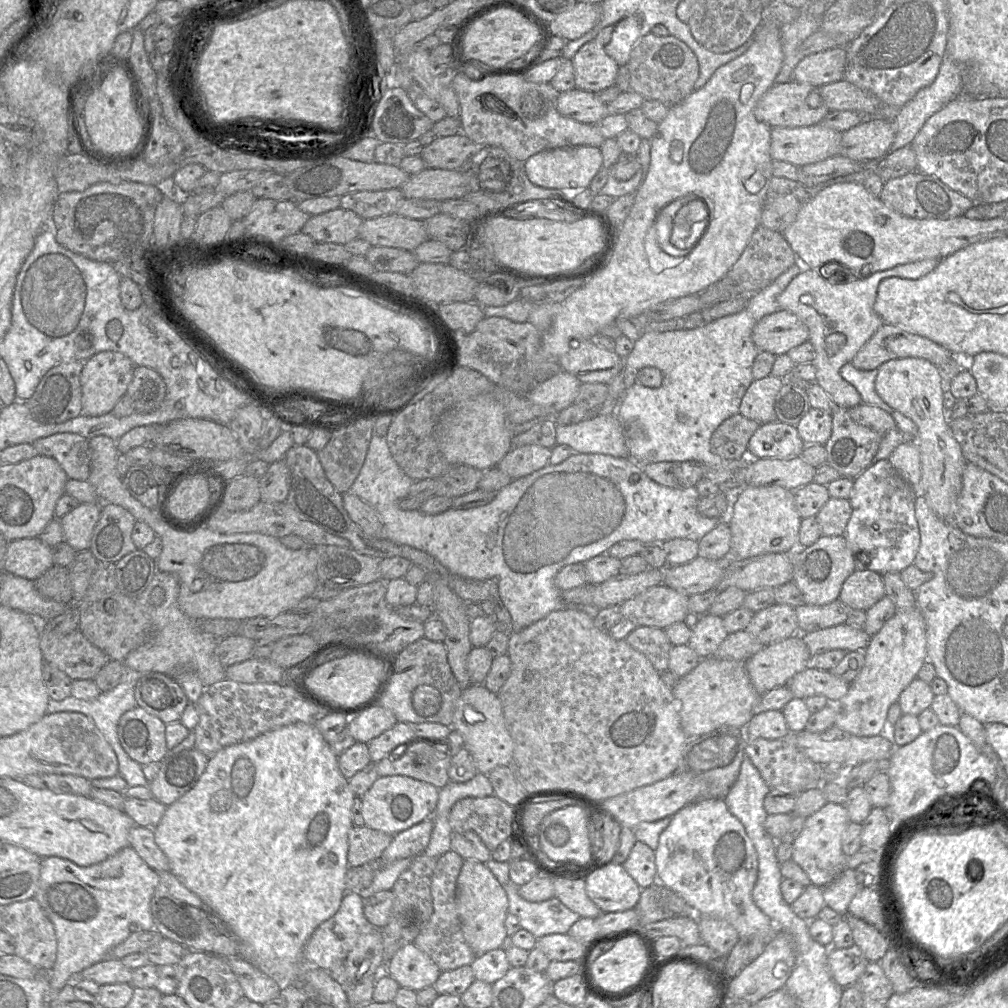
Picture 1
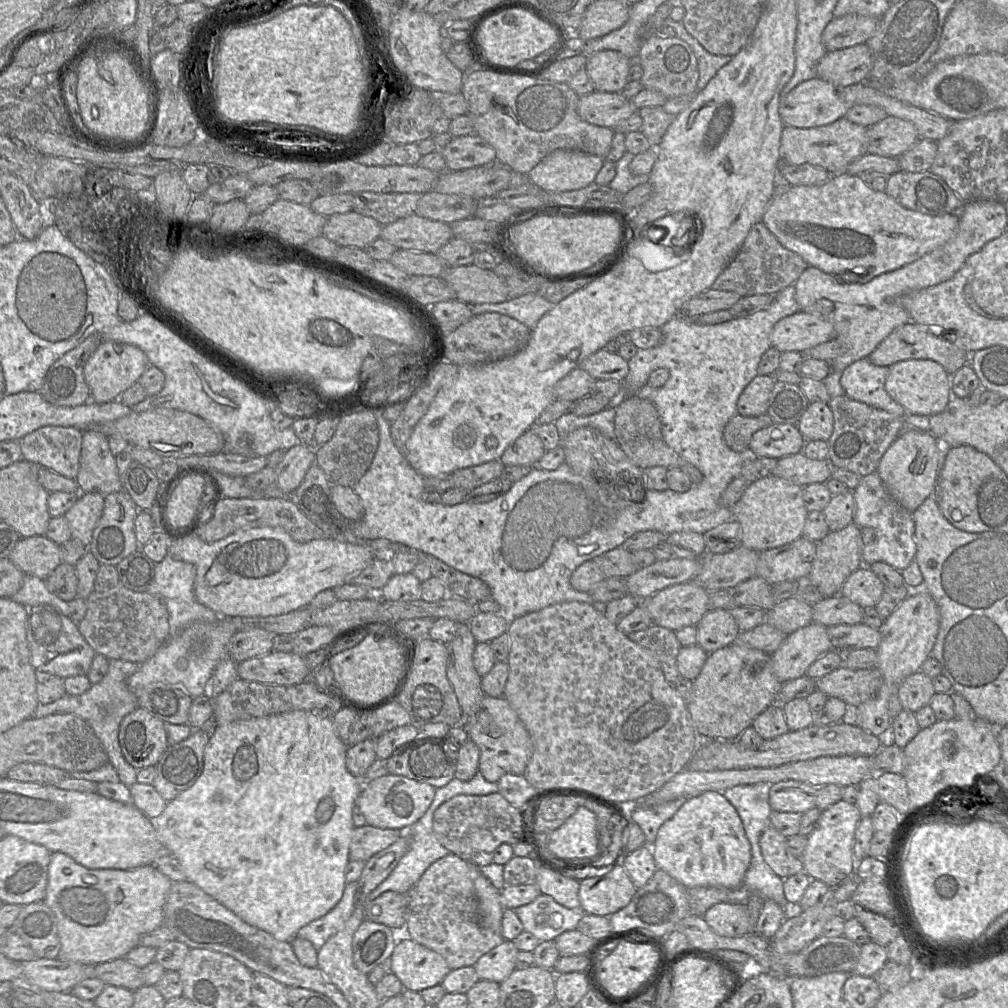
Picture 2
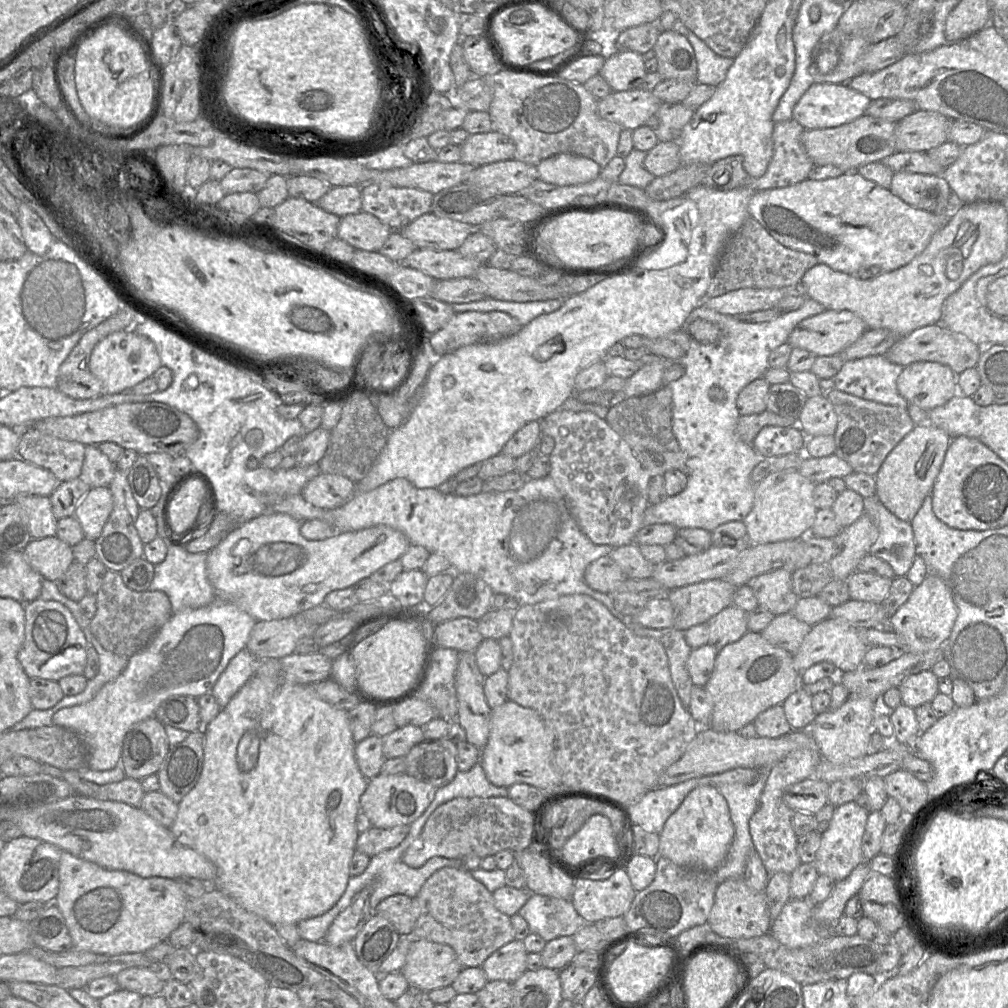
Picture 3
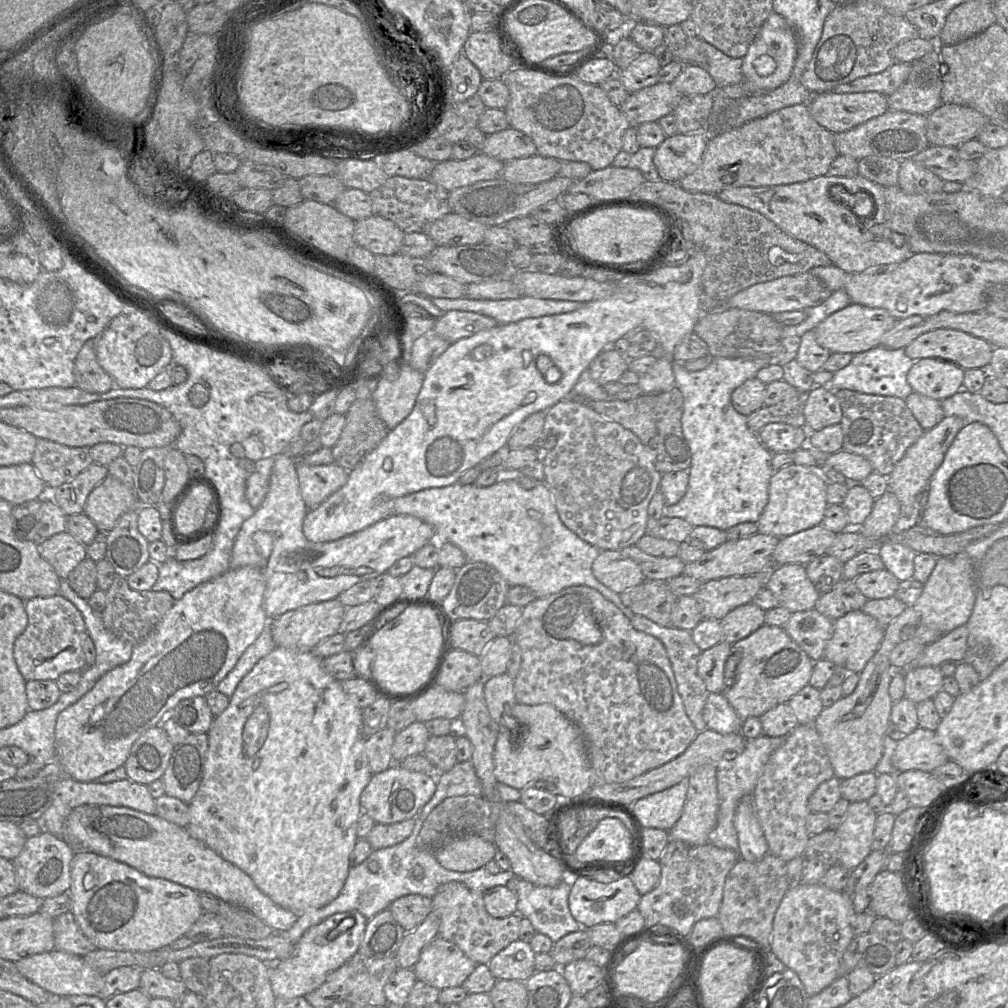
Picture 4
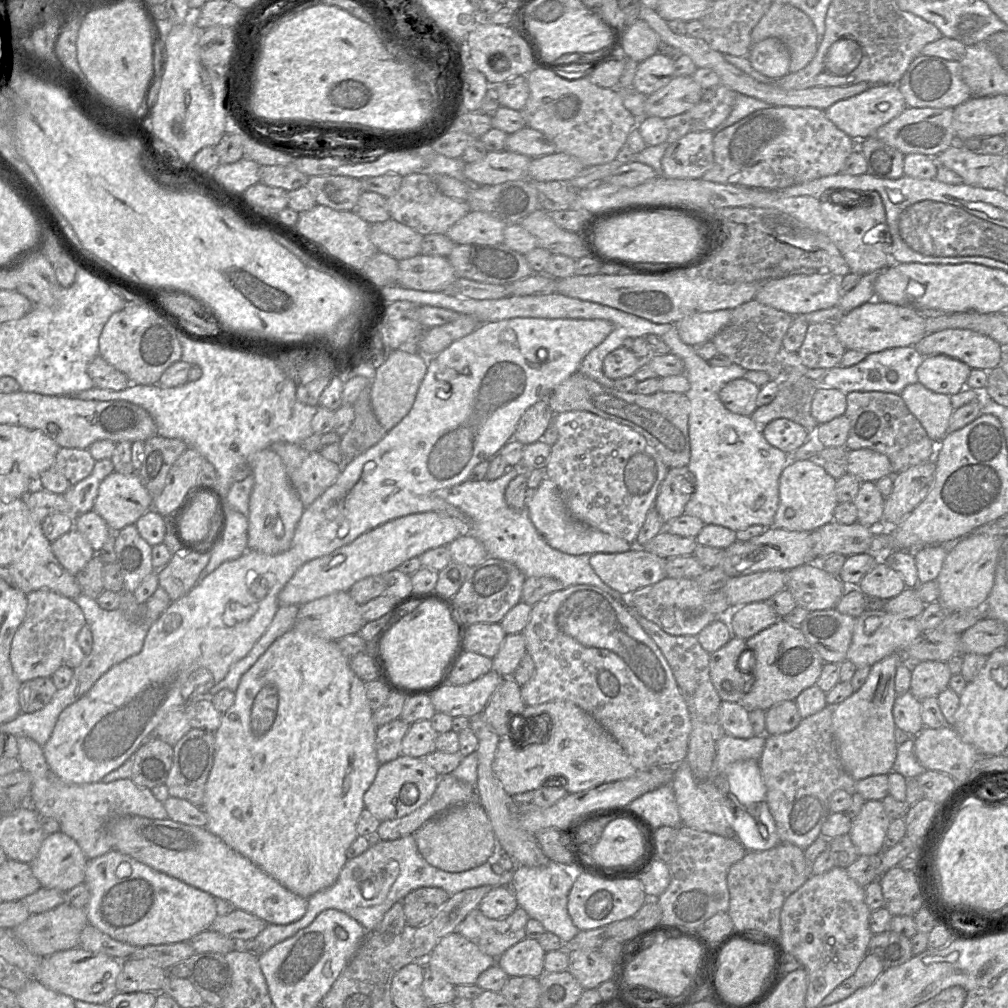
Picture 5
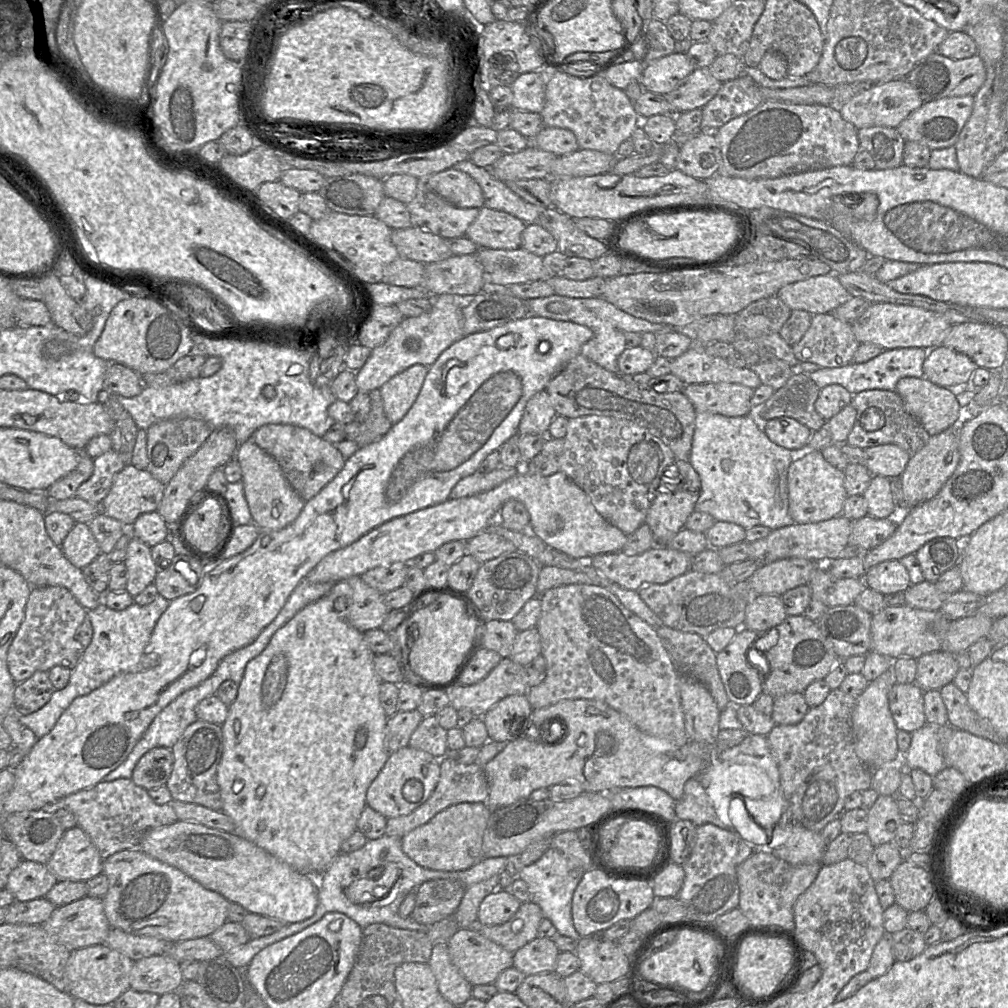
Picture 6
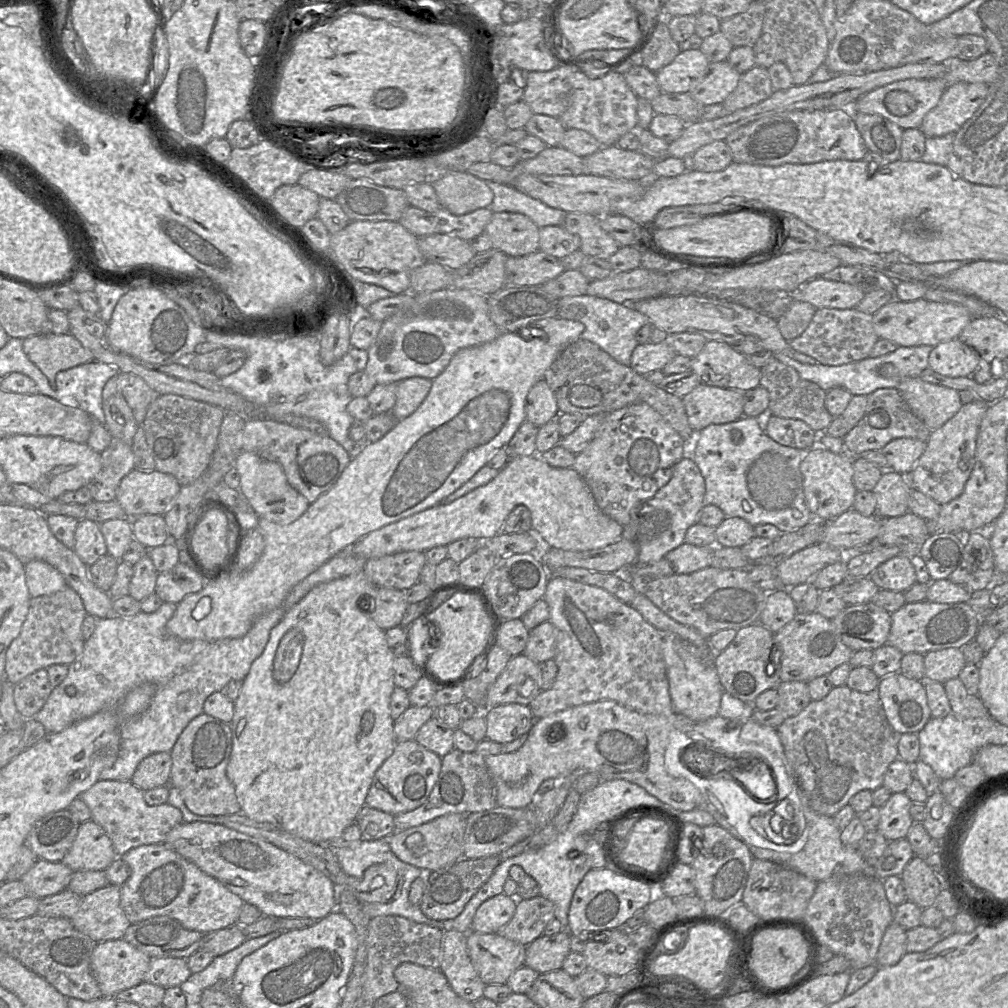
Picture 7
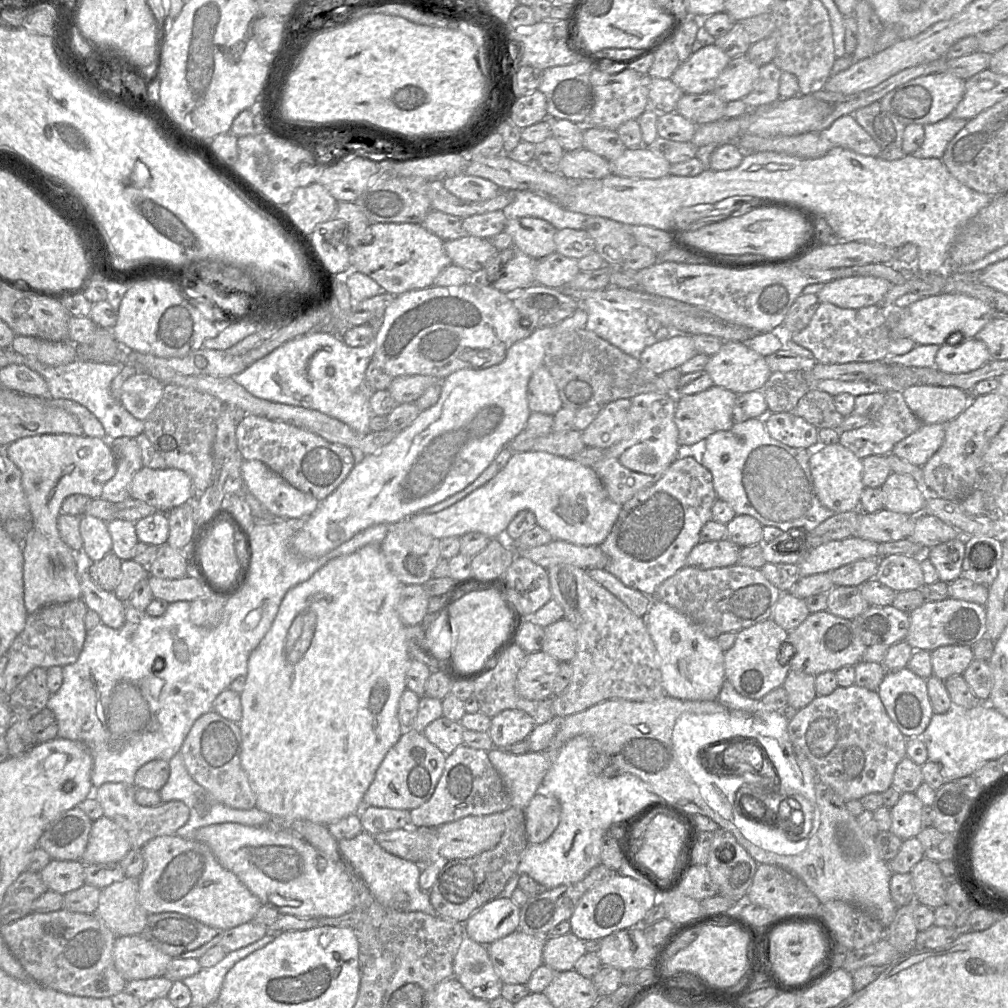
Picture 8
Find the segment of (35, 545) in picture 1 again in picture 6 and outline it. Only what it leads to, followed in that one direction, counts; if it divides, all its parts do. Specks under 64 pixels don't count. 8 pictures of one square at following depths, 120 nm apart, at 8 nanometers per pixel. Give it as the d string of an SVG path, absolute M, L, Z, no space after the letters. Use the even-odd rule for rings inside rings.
M75 522L60 548L68 561L79 569L89 565L101 553L88 523Z

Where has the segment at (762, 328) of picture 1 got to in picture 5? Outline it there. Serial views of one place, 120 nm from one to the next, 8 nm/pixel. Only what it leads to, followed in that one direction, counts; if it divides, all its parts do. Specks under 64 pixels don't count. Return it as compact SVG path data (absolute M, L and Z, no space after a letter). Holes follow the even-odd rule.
M876 298L846 312L834 329L846 350L860 350L867 354L913 346L927 335L926 317L922 313L910 306L899 306Z

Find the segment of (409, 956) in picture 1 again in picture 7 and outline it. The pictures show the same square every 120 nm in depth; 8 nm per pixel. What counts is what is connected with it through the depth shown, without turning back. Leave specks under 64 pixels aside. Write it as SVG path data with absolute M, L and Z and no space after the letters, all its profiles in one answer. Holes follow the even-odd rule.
M467 933L467 949L480 979L488 984L505 984L513 972L524 965L526 946L498 933Z

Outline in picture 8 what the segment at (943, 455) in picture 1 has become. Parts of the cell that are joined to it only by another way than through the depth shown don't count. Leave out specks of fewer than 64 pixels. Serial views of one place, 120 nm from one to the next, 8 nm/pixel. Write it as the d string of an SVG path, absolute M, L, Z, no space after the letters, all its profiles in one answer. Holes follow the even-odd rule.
M973 338L959 345L942 344L936 354L935 367L946 373L962 374L974 371L990 360L986 344Z

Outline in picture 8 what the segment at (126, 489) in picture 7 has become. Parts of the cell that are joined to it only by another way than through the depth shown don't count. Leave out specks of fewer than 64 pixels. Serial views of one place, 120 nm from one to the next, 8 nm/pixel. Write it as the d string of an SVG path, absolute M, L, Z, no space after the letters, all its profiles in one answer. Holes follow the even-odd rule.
M143 467L134 475L129 493L131 498L144 501L162 513L193 502L196 498L191 477L175 468Z

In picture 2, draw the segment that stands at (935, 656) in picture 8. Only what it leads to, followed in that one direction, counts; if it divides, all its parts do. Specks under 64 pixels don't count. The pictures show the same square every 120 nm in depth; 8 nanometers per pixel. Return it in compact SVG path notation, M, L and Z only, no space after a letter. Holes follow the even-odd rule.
M921 670L905 678L897 691L903 709L912 712L929 705L936 693L933 679Z

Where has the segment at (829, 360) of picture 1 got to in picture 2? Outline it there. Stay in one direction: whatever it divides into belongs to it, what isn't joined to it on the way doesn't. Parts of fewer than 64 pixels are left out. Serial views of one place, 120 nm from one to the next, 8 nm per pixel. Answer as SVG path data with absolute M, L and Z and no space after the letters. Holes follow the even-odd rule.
M969 201L961 209L958 231L951 240L919 259L880 274L867 283L842 282L835 275L808 266L794 283L796 301L801 311L829 321L835 328L835 339L840 343L840 353L830 363L830 372L822 380L830 396L845 395L840 379L846 367L867 358L895 328L910 322L909 314L901 304L903 295L950 279L970 255L1001 236L1006 229L1007 213L1002 202Z

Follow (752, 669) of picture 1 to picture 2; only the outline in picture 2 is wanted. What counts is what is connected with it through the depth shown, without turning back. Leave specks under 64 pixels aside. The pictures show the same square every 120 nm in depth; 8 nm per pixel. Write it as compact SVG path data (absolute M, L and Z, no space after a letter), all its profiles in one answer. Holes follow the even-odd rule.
M810 623L787 635L771 653L774 674L782 683L800 678L818 657L832 649L827 627Z

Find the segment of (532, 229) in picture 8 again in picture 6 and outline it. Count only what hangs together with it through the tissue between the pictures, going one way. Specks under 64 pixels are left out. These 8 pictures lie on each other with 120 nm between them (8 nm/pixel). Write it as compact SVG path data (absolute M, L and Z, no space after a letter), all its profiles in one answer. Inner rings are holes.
M483 206L467 228L465 236L479 248L512 250L521 247L521 235L525 227L526 223L519 218Z

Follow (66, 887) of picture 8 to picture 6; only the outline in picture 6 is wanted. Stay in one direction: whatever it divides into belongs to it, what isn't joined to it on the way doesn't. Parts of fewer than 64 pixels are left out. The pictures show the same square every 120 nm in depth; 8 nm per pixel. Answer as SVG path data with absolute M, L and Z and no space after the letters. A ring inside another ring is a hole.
M22 860L9 874L5 889L16 901L30 901L44 897L57 882L45 864Z

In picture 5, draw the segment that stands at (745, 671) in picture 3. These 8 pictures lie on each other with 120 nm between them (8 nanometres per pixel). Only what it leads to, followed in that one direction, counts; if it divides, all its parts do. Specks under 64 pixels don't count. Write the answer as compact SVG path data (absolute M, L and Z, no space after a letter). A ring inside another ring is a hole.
M779 619L770 627L748 638L746 645L747 650L740 656L741 667L753 673L754 683L742 697L740 704L748 711L754 709L766 711L781 701L795 700L803 690L816 684L825 664L799 626L792 626L784 619Z

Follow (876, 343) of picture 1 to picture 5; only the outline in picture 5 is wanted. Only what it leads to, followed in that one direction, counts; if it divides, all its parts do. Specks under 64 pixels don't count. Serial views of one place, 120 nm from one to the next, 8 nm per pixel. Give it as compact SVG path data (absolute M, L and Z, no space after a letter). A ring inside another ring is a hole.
M960 328L928 333L913 346L924 357L942 354L986 372L1000 365L1005 351L989 336Z

